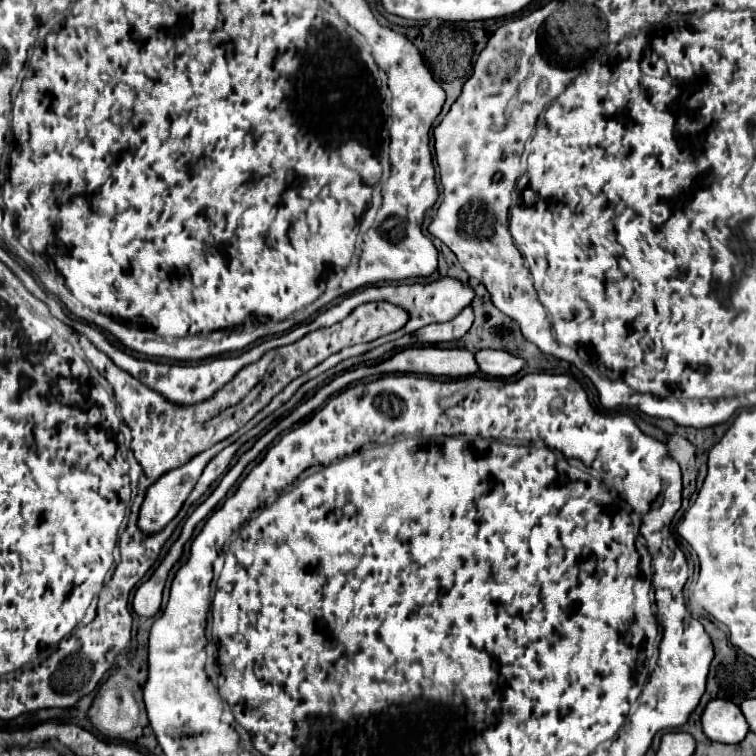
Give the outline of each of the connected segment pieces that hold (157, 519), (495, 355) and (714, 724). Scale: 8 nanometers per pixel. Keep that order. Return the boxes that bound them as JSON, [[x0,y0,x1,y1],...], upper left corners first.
[[139,460,209,532],[475,348,525,378],[701,698,749,744]]

